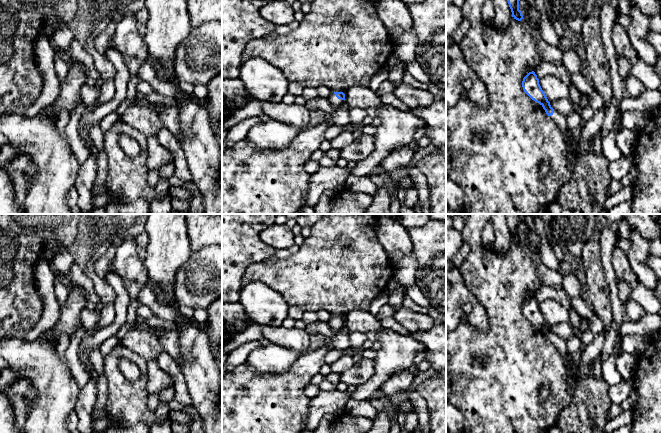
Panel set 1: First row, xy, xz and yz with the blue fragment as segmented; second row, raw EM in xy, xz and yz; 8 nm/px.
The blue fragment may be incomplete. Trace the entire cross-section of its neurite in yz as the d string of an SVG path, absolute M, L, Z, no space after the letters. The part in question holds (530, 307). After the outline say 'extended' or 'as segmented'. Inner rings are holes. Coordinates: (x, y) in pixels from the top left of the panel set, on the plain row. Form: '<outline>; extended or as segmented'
M534 295L529 296L522 305L522 311L524 316L535 326L539 327L546 338L550 340L557 348L558 352L564 359L567 359L569 354L566 348L566 341L559 336L555 335L548 325L544 315L542 314L539 303Z; extended

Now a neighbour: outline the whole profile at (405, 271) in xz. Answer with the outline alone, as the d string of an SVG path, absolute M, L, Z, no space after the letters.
M410 252L397 265L394 266L393 275L405 287L415 284L416 271L419 264Z

